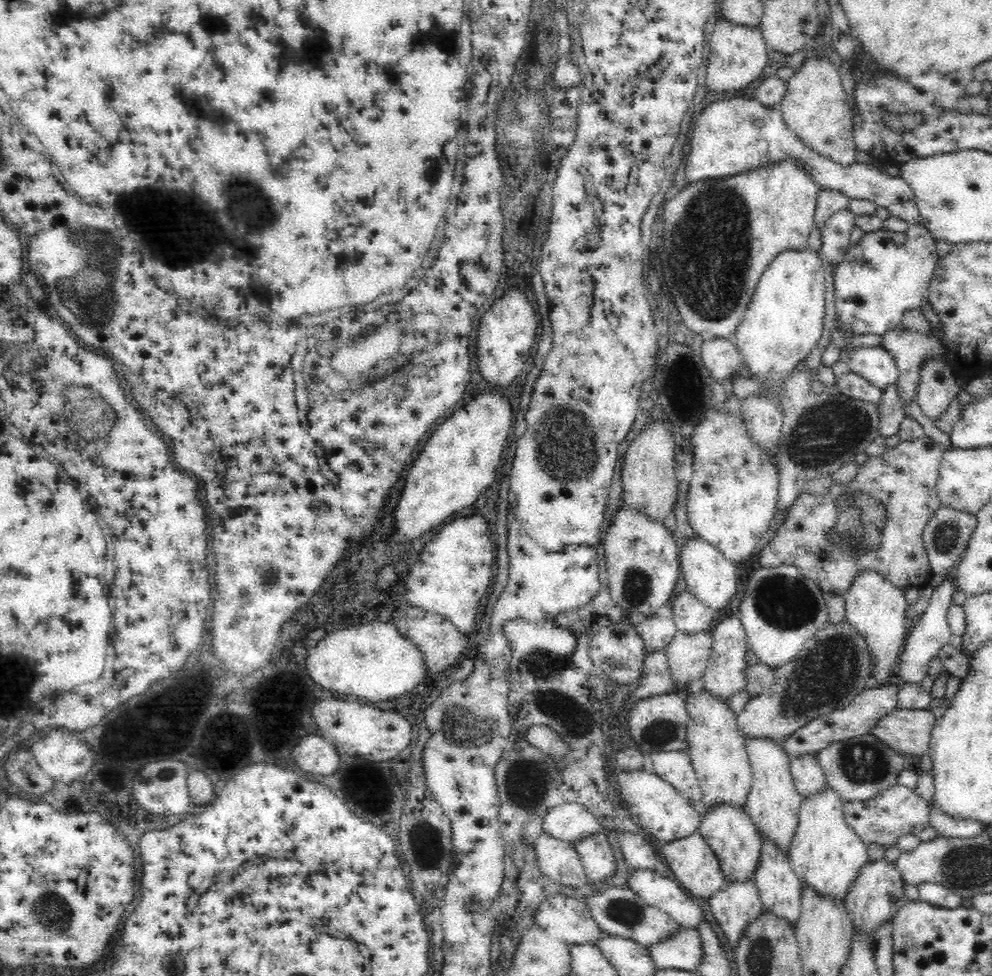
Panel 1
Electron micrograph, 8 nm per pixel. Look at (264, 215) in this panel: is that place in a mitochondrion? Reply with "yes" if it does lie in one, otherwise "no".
no

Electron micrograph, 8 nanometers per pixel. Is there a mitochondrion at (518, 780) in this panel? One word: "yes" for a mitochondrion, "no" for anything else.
yes

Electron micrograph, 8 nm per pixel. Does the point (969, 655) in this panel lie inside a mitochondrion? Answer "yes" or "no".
no

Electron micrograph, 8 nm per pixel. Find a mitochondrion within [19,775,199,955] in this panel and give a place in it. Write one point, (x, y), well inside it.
(53, 911)

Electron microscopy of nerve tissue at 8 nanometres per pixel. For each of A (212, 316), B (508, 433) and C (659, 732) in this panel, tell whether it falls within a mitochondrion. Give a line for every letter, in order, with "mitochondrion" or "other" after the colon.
A: other
B: other
C: mitochondrion

